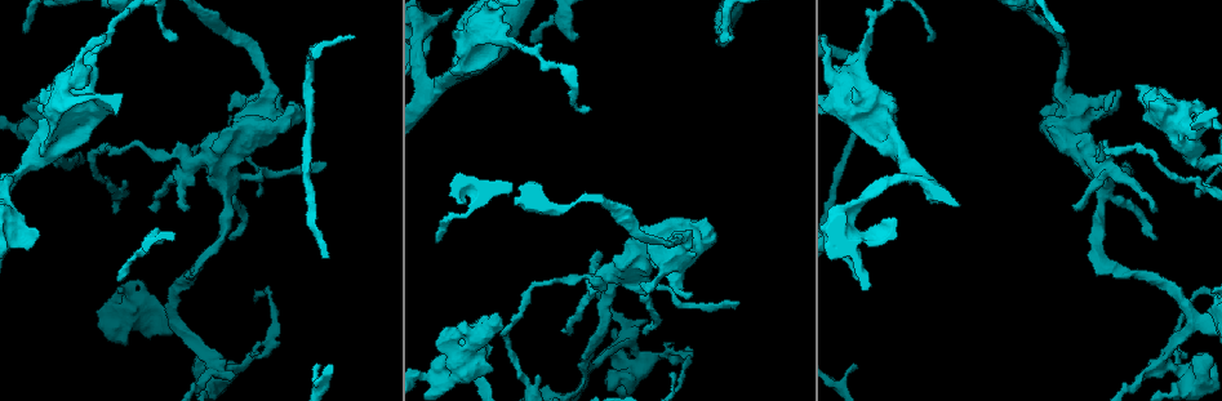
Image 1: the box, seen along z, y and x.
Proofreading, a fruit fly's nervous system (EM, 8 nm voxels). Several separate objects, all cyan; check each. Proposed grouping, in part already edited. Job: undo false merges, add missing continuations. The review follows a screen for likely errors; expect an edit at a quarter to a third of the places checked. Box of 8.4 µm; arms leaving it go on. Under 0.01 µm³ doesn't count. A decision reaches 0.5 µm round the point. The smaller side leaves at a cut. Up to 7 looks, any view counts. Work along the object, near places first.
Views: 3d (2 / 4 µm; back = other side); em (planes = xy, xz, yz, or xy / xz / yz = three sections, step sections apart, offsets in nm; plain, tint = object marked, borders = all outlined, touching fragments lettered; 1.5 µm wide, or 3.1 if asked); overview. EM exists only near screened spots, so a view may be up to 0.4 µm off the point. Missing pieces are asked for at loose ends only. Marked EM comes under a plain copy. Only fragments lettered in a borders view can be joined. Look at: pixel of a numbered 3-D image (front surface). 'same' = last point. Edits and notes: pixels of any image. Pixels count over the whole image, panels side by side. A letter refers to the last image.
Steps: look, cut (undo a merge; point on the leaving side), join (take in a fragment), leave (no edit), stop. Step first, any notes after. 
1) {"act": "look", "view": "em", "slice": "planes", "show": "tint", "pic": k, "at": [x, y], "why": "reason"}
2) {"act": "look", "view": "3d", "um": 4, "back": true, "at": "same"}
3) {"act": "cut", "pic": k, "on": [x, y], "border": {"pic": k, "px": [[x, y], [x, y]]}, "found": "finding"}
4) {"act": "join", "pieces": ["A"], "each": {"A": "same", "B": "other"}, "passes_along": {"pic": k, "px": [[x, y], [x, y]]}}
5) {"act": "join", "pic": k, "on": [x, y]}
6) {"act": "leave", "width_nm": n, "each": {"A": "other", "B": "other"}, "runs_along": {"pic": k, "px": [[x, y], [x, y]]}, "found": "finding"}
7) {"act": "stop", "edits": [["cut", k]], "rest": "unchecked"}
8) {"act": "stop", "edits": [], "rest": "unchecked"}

{"act": "look", "view": "3d", "um": 4, "pic": 1, "at": [22, 107], "why": "an open end"}

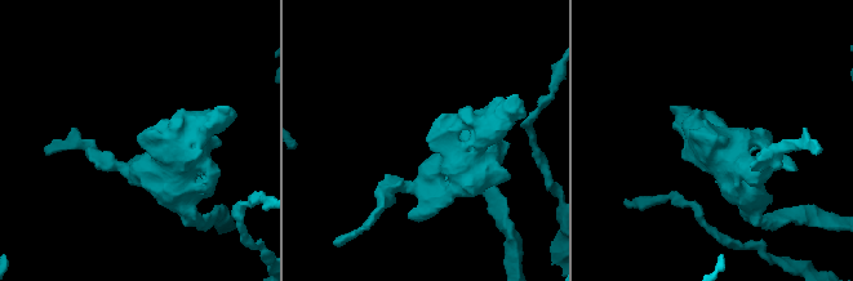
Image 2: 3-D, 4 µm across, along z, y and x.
{"act": "look", "view": "em", "slice": "xy", "step": 8, "show": "tint", "pic": 2, "at": [714, 137], "why": "shape alone is not enough"}

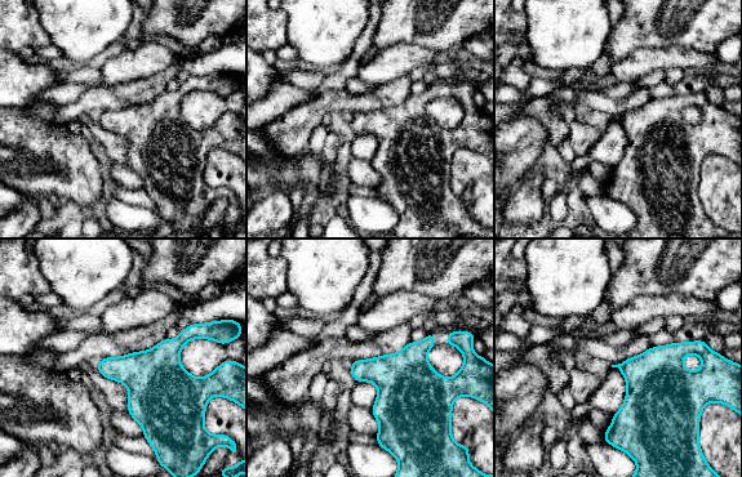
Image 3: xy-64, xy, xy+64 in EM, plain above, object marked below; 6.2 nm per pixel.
{"act": "look", "view": "em", "slice": "planes", "show": "borders", "at": "same", "why": "cut it another way"}

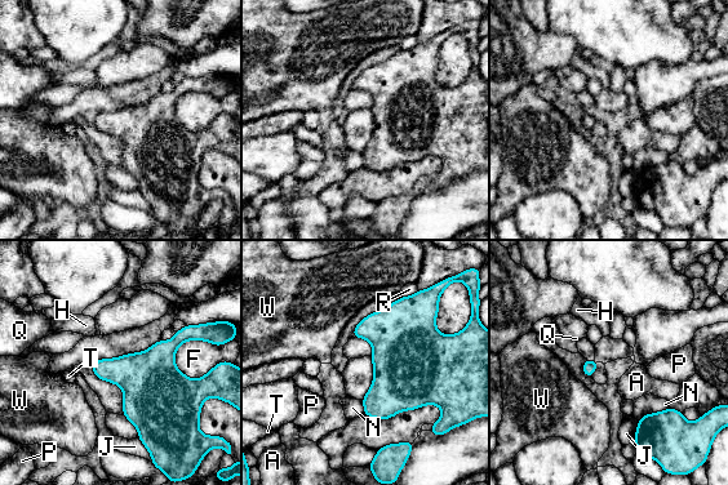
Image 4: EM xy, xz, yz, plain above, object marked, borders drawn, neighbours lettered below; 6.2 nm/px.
{"act": "leave", "width_nm": 280, "longest_contact_nm": ["F", 280], "each": {"A": "other", "F": "other", "H": "other", "J": "other", "N": "other", "P": "other", "Q": "other", "R": "other", "T": "other", "W": "other"}, "found": "none of them fits"}

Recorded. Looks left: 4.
{"act": "look", "view": "em", "slice": "planes", "show": "tint", "pic": 1, "at": [189, 208], "why": "free end"}

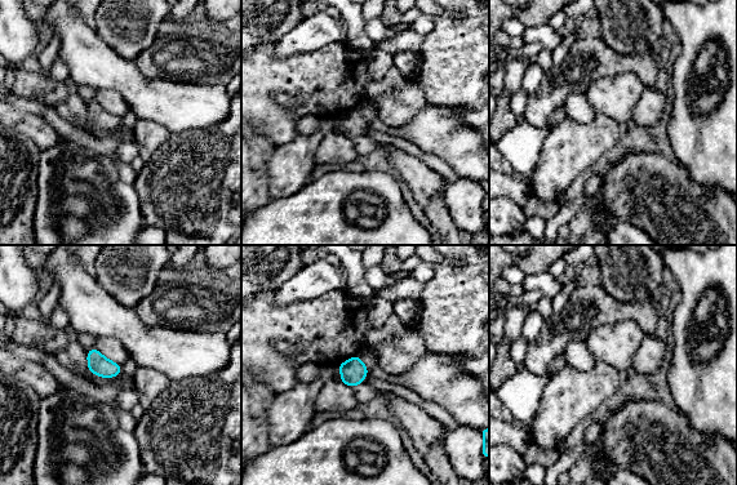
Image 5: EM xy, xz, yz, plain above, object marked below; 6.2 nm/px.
{"act": "look", "view": "em", "slice": "planes", "show": "borders", "at": "same"}

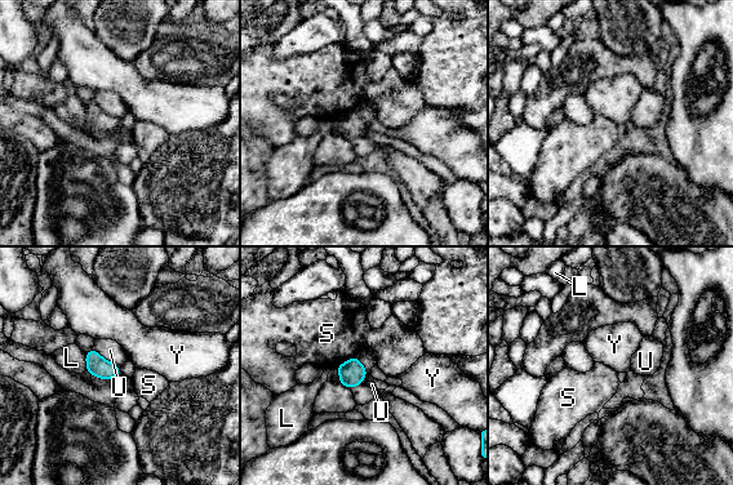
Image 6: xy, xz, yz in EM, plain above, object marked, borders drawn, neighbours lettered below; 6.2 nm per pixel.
{"act": "leave", "each": {"L": "other", "S": "other", "U": "other", "Y": "other"}, "found": "no lettered fragment goes on from it"}

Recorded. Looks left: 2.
{"act": "look", "view": "em", "slice": "yz", "step": 4, "show": "tint", "pic": 1, "at": [933, 35], "why": "long arm stops here"}

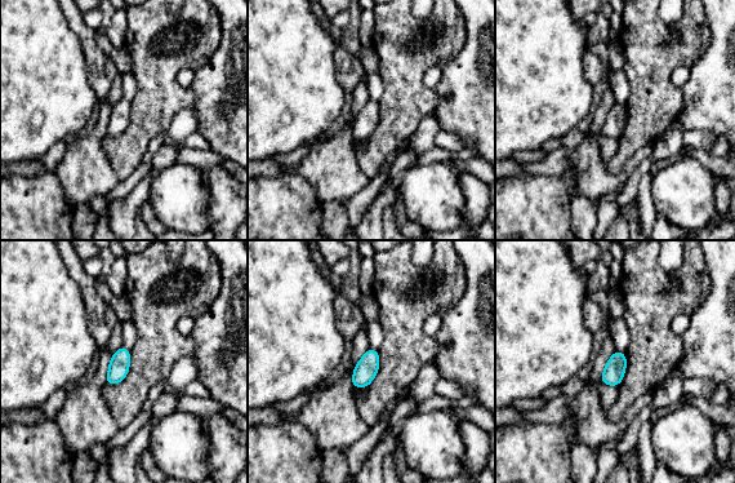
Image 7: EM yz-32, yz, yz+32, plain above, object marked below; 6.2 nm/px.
{"act": "look", "view": "em", "slice": "planes", "show": "borders", "at": "same", "why": "another direction"}

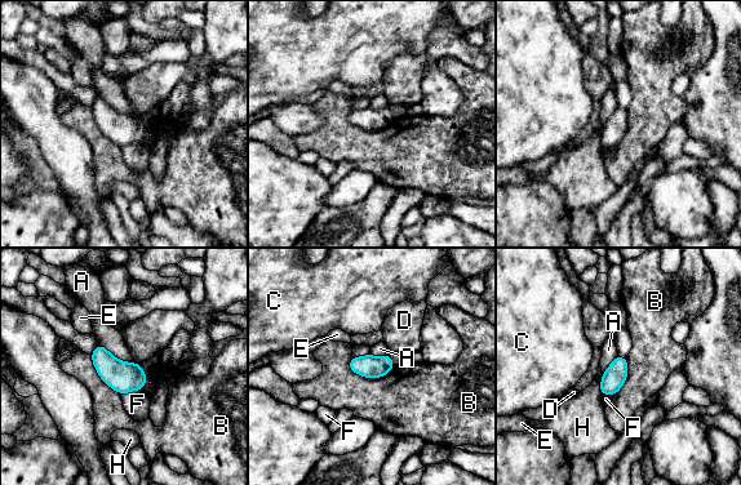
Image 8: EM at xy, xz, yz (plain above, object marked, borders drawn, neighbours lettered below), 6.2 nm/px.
{"act": "leave", "each": {"A": "other", "B": "other", "C": "other", "D": "other", "E": "other", "F": "other", "H": "other"}, "border": {"pic": 8, "px": [[347, 361], [371, 378], [395, 365]]}, "found": "no lettered fragment goes on from it"}

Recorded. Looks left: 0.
{"act": "stop", "edits": [], "rest": "unchecked"}

